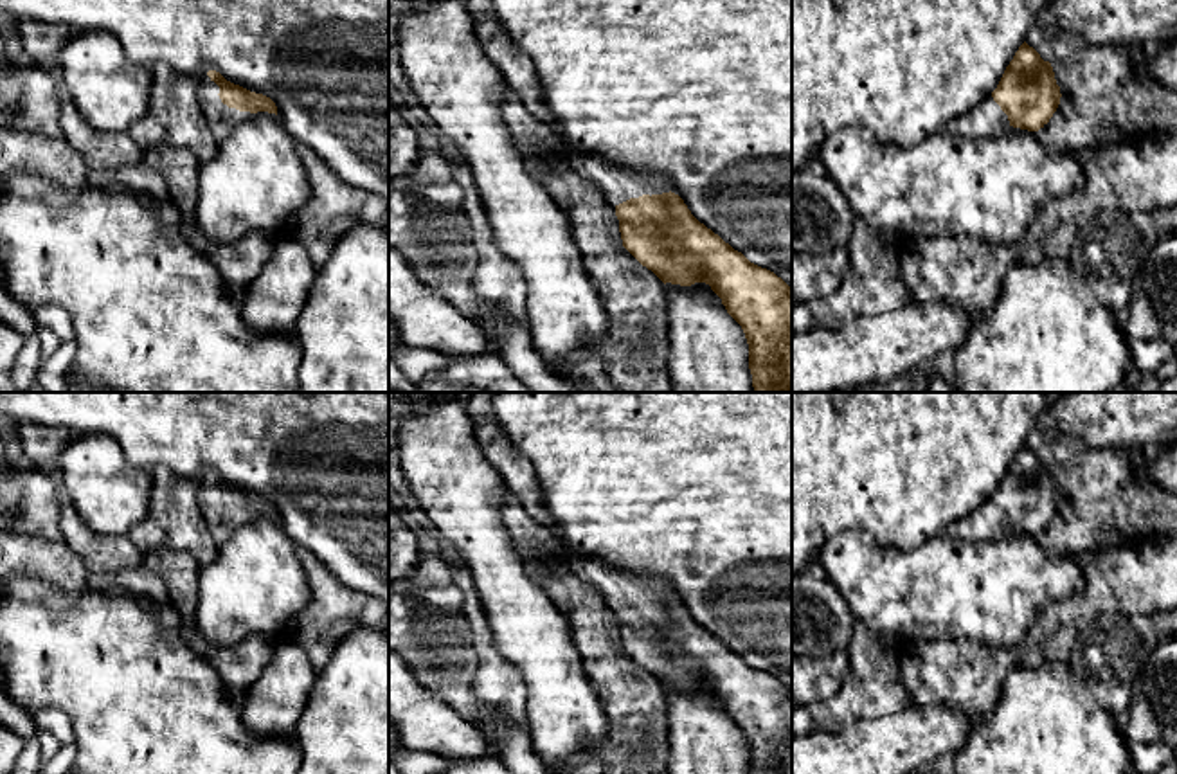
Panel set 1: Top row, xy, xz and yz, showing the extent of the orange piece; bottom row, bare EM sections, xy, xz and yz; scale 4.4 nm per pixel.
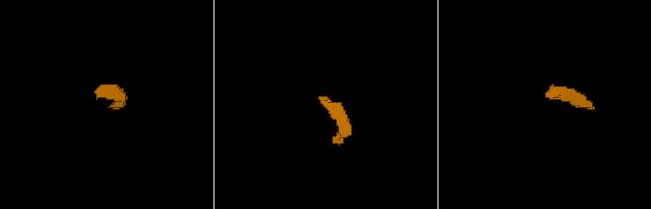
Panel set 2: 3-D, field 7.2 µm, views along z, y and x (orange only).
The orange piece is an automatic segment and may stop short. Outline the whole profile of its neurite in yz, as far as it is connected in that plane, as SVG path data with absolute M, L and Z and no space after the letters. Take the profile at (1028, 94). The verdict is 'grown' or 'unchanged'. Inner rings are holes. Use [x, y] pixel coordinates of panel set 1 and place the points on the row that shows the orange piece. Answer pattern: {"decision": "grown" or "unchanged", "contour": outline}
{"decision": "grown", "contour": "M1024 41L997 88L974 110L950 121L945 131L968 139L997 137L1010 126L1038 131L1056 112L1060 97L1051 63Z"}

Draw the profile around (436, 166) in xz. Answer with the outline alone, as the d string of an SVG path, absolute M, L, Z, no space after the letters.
M432 142L412 173L389 180L391 189L454 182L454 157L441 142Z

